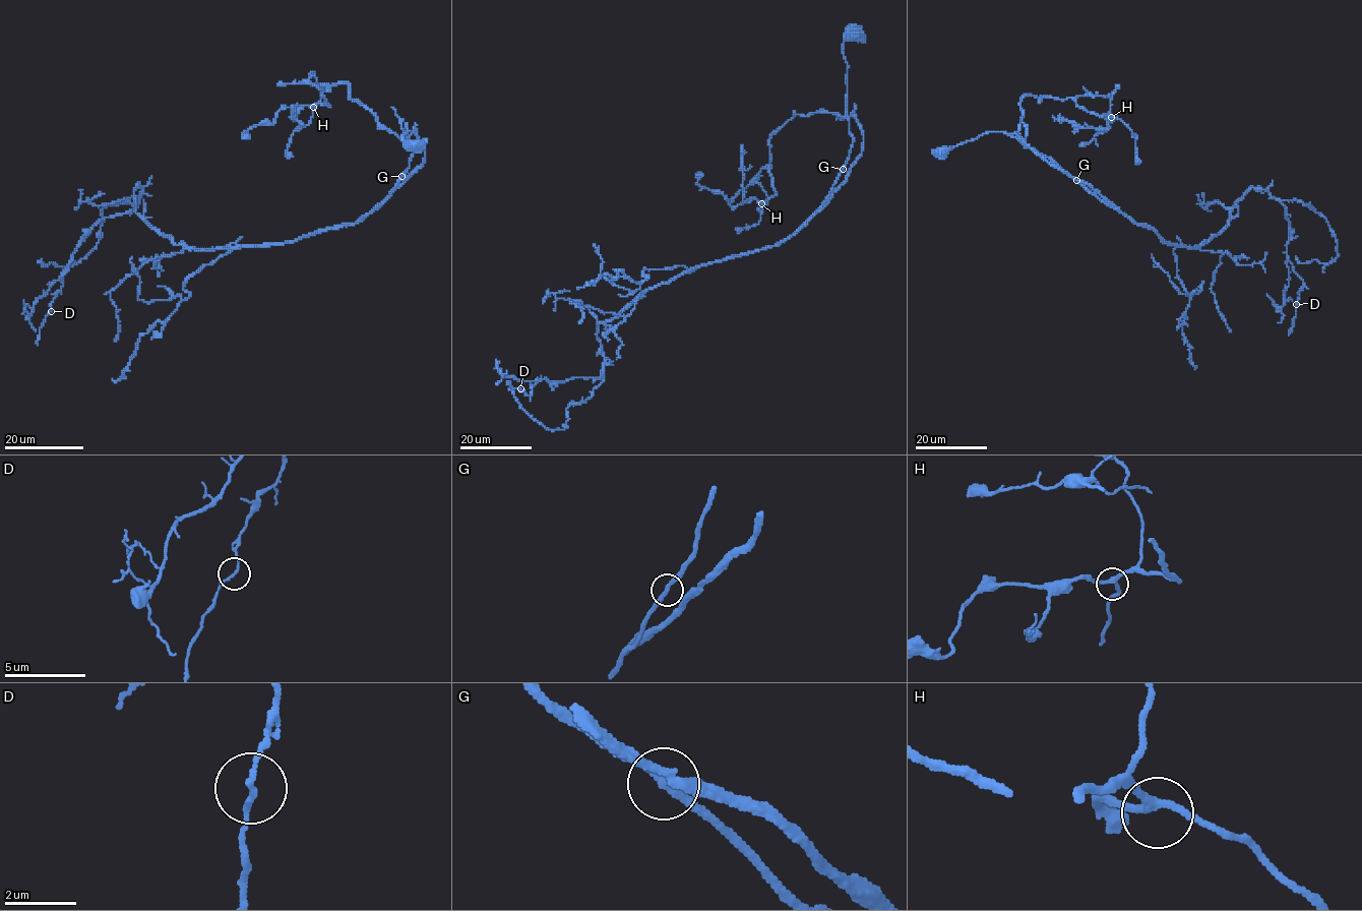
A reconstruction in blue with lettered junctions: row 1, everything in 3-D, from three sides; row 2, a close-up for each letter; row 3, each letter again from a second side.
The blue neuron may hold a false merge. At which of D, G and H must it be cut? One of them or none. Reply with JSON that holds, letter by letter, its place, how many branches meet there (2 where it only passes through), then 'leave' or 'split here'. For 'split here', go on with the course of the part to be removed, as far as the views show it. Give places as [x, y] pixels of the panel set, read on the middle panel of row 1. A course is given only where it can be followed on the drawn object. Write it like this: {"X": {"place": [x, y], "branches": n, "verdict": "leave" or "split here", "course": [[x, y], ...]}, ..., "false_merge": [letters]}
{"D": {"place": [520, 388], "branches": 2, "verdict": "leave"}, "G": {"place": [843, 169], "branches": 2, "verdict": "leave"}, "H": {"place": [761, 203], "branches": 3, "verdict": "leave"}, "false_merge": []}

